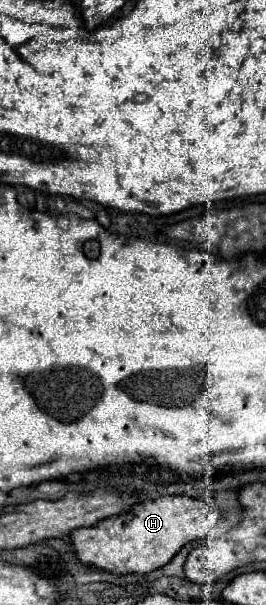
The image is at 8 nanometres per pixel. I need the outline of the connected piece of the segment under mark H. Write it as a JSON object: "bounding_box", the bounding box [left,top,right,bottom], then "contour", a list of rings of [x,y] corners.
{"bounding_box":[71,495,223,573],"contour":[[[165,495],[153,501],[137,505],[133,511],[103,519],[89,529],[77,529],[71,533],[79,561],[95,565],[113,573],[149,573],[165,563],[187,543],[205,539],[215,519],[223,519],[221,513],[201,499],[185,495]]]}

